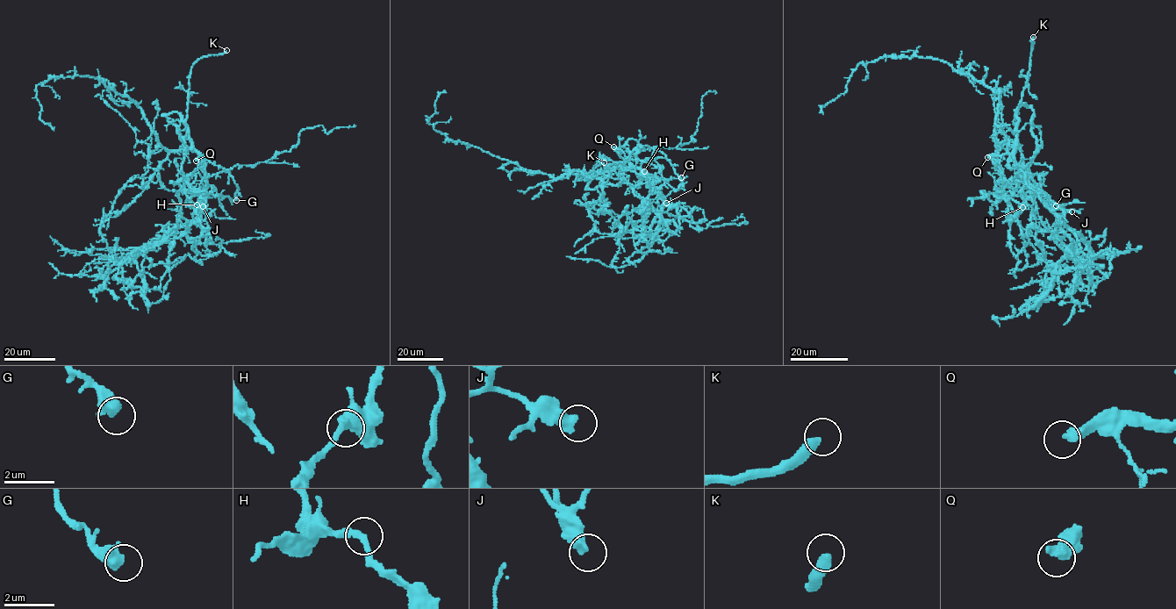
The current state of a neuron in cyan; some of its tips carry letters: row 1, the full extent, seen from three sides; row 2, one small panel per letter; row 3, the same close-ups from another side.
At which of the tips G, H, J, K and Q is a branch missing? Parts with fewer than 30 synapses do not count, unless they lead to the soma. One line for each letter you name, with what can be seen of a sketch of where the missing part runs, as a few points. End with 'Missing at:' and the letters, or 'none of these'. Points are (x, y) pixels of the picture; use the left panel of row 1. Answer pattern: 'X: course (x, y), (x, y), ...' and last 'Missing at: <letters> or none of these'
K: course (226, 50), (280, 34), (294, 33)
Q: course (196, 161), (190, 167), (195, 165), (191, 161), (181, 161), (175, 171), (154, 172), (139, 182), (128, 174)
Missing at: K, Q

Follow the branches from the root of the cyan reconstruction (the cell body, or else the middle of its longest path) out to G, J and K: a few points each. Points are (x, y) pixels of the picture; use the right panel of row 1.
G: (1016, 145), (1013, 161), (1024, 175), (1021, 176), (1020, 172), (1024, 171), (1028, 186), (1043, 193), (1056, 205)
J: (1016, 145), (1014, 164), (1043, 203), (1051, 211), (1063, 208), (1072, 211)
K: (1016, 145), (1017, 104), (1028, 81), (1033, 37)

